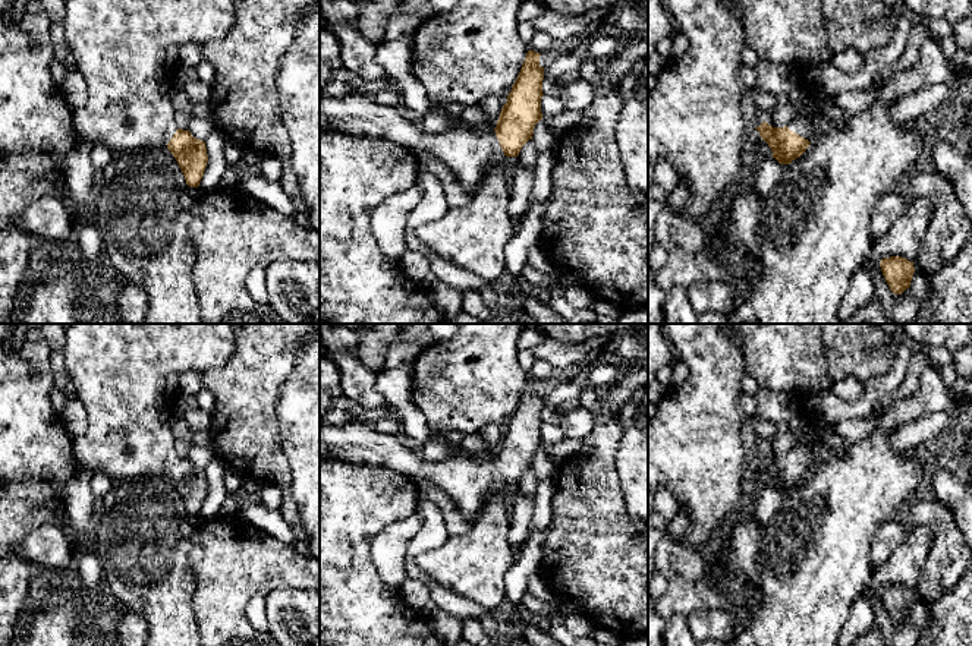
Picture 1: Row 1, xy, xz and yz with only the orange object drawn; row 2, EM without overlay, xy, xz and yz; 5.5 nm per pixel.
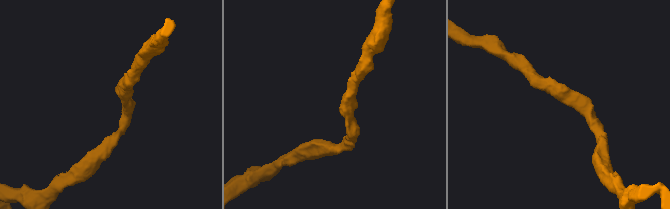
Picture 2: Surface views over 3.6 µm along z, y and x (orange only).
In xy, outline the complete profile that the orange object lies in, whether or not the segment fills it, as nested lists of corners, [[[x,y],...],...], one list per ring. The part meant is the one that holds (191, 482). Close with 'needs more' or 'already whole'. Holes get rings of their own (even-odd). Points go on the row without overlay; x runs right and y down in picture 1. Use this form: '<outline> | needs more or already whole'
[[[72,324],[62,350],[75,396],[88,415],[88,428],[72,442],[78,470],[114,479],[167,476],[186,513],[198,516],[208,483],[204,469],[179,457],[172,419],[179,376],[224,366],[236,347],[232,324]]] | needs more

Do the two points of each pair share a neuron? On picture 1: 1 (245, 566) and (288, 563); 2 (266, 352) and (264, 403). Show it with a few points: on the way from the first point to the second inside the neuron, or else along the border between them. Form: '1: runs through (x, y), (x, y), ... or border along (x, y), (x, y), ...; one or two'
1: runs through (255, 564), (277, 564); one
2: runs through (264, 365), (264, 390); one

